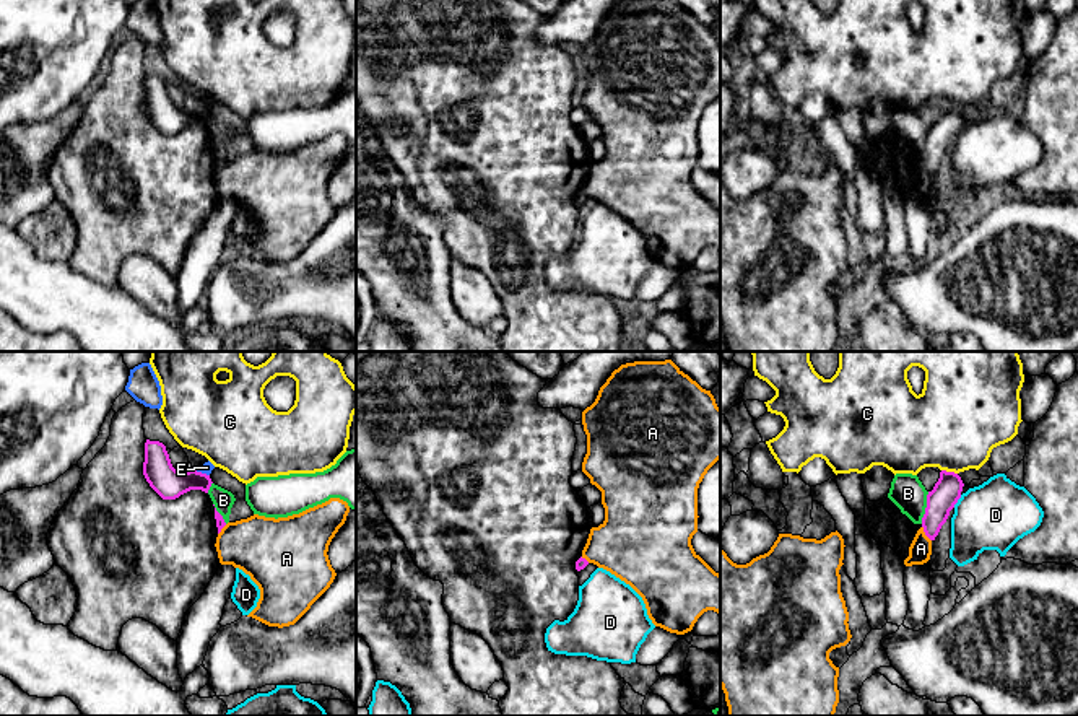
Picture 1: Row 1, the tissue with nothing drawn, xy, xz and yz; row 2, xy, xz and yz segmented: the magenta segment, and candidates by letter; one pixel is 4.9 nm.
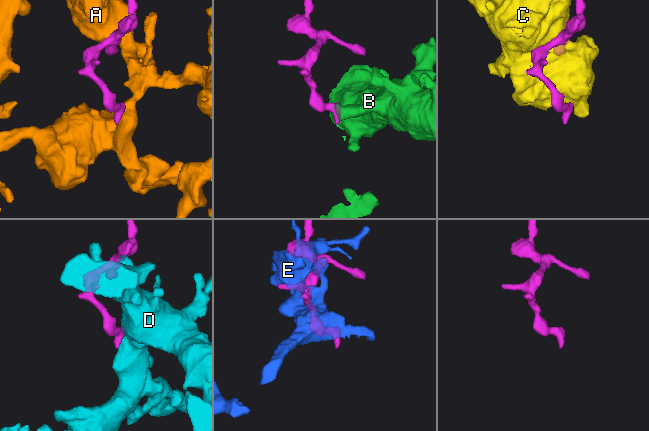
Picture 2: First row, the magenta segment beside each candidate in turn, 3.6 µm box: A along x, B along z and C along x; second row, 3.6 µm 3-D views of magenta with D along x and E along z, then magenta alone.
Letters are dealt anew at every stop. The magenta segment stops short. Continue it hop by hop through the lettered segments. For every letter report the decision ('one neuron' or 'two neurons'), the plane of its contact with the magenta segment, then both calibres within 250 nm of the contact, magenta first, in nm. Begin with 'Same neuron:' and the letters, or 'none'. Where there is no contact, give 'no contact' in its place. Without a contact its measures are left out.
Same neuron: none
A: two neurons; contact in yz; calibres 140 and 110 nm
B: two neurons; contact in yz; calibres 140 and 170 nm
C: two neurons; contact in yz; calibres 140 and 440 nm
D: two neurons; contact in yz; calibres 140 and 340 nm
E: two neurons; contact in xy; calibres 150 and 60 nm

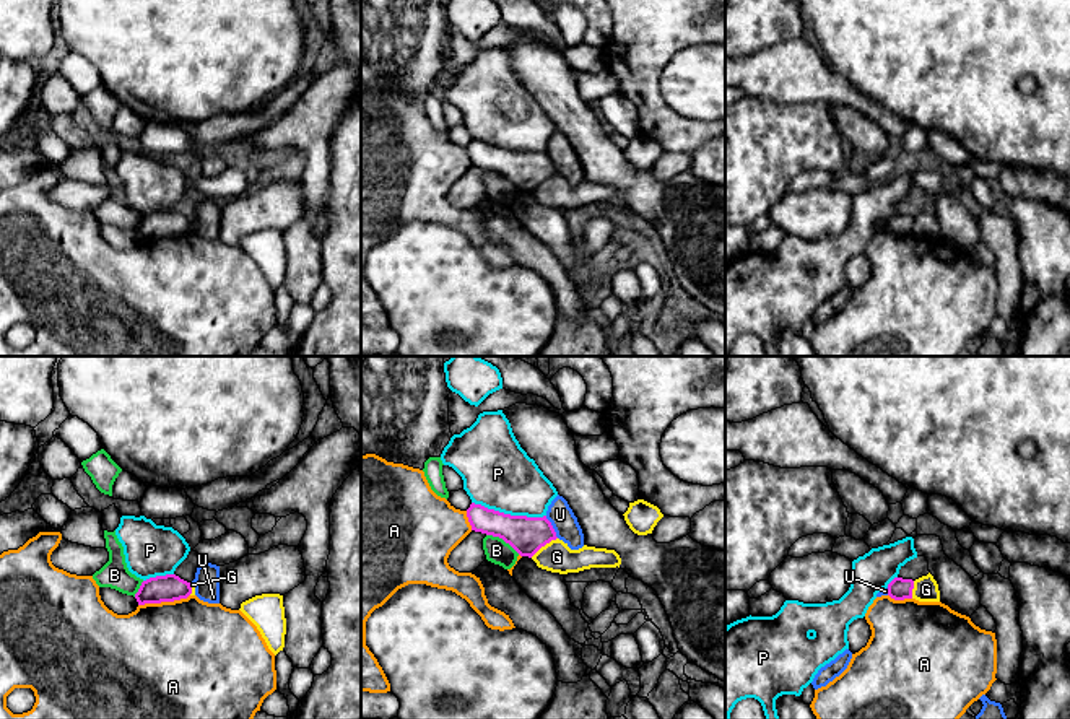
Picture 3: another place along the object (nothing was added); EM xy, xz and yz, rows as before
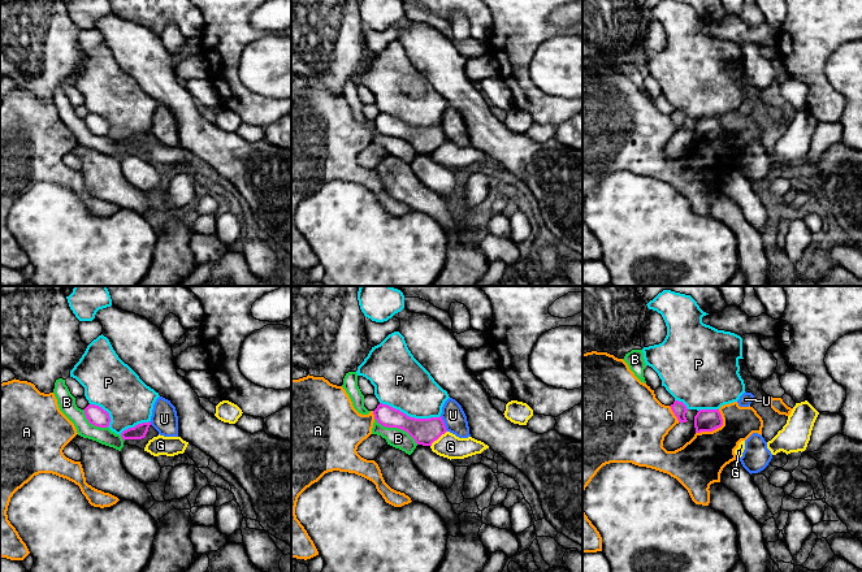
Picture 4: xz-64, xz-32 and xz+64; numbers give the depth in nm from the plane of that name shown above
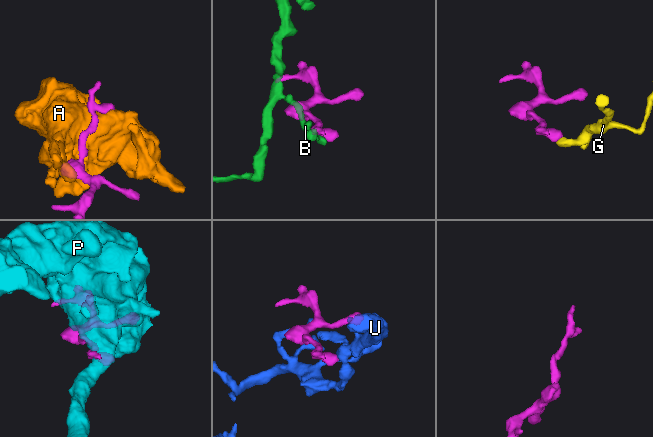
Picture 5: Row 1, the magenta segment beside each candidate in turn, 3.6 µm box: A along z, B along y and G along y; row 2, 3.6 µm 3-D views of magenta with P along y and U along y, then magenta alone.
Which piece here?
Same neuron: none
A: two neurons; contact in xy; calibres 140 and 480 nm
B: two neurons; contact in xz; calibres 180 and 120 nm
G: two neurons; contact in xz; calibres 180 and 160 nm
P: two neurons; contact in xz; calibres 180 and 340 nm
U: two neurons; contact in xz; calibres 180 and 120 nm

